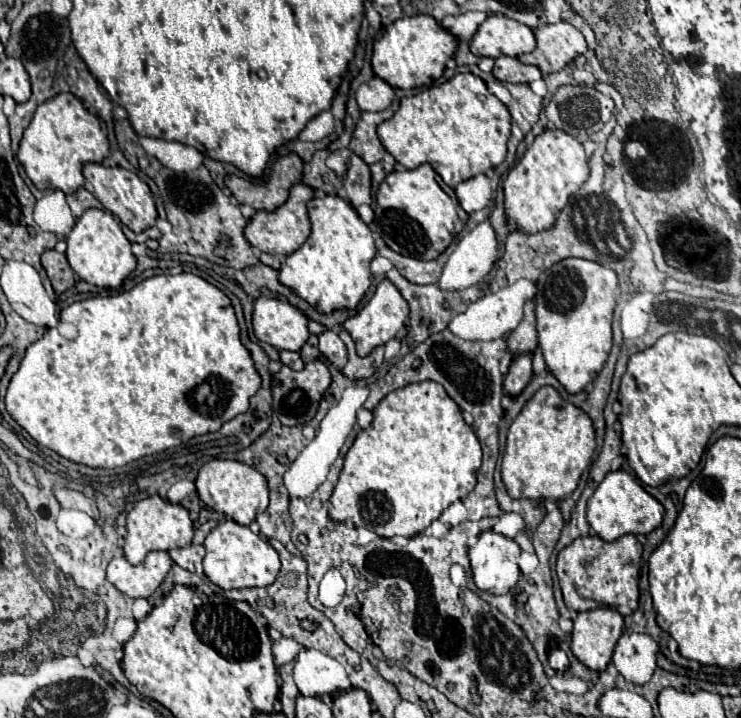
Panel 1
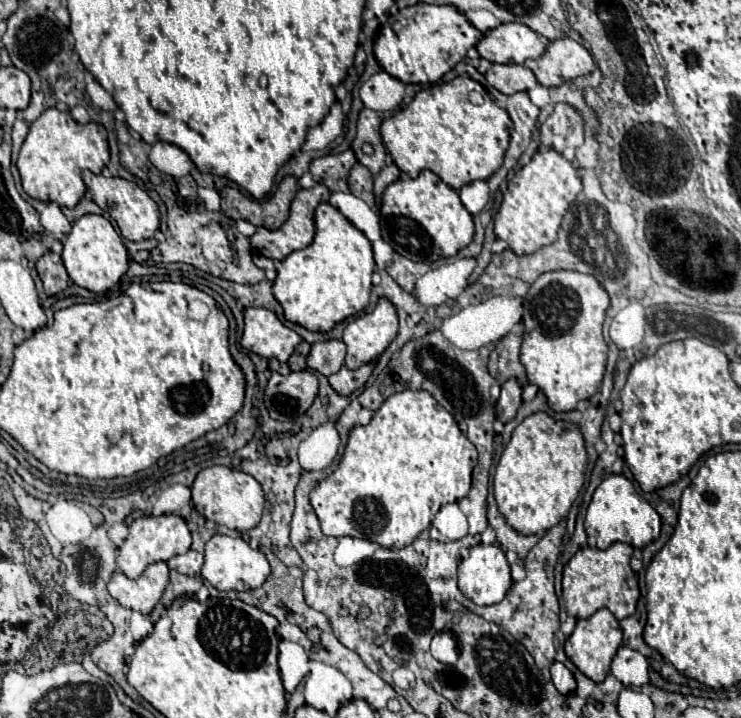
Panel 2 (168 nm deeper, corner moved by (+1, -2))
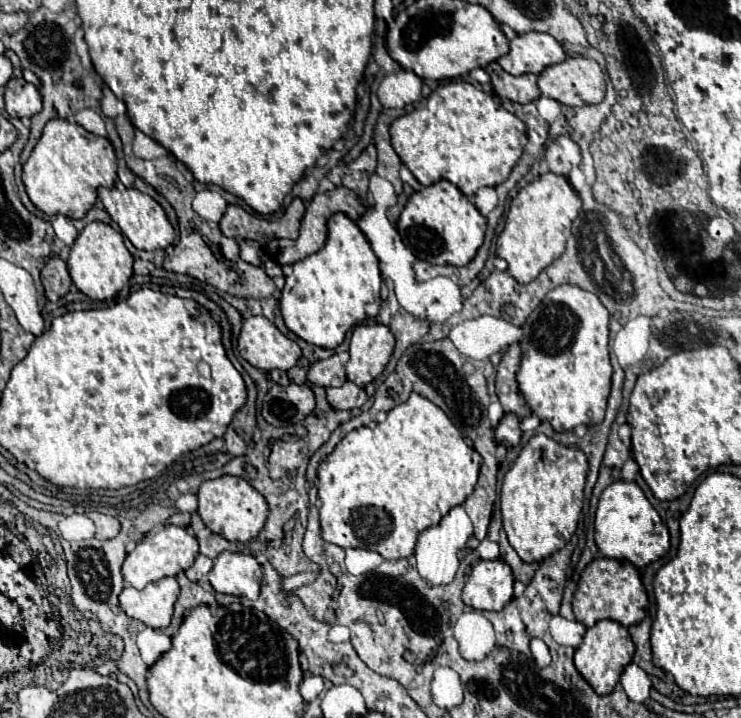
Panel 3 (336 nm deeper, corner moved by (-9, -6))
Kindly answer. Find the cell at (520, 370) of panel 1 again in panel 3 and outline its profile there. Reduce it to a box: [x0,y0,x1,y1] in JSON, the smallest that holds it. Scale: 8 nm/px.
[494,414,520,448]

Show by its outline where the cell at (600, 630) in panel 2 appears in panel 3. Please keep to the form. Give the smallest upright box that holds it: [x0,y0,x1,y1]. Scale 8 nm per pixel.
[574,620,634,696]

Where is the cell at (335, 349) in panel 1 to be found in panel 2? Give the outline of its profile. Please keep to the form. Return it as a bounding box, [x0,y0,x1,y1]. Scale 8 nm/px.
[308,340,346,376]

